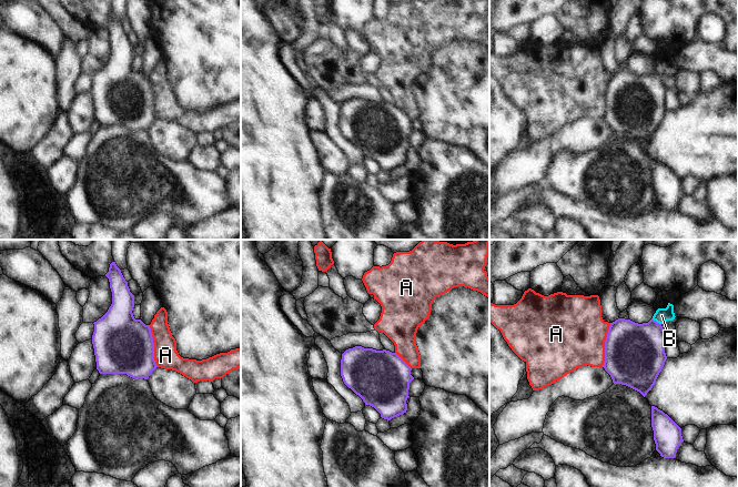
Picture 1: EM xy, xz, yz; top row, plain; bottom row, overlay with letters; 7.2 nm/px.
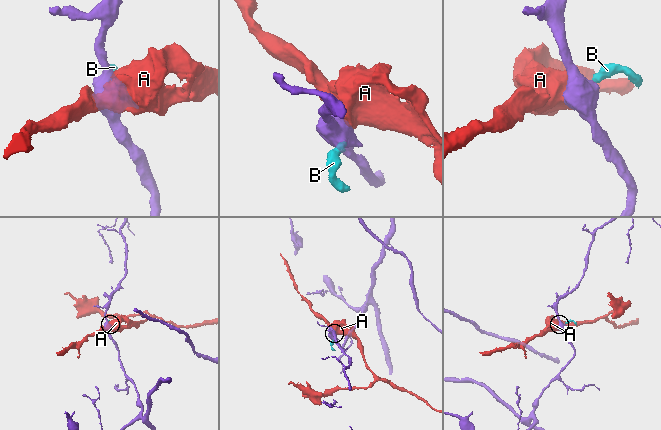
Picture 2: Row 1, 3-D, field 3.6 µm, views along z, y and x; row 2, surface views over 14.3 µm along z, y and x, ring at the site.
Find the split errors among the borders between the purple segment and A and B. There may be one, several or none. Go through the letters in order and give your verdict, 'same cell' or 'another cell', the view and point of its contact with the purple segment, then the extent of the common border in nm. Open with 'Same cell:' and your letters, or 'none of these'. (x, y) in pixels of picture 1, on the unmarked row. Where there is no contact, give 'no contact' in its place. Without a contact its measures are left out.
Same cell: none of these
A: another cell; meets purple in yz at (605, 97); contact 320 nm long
B: another cell; meets purple in yz at (655, 72); contact 80 nm long

